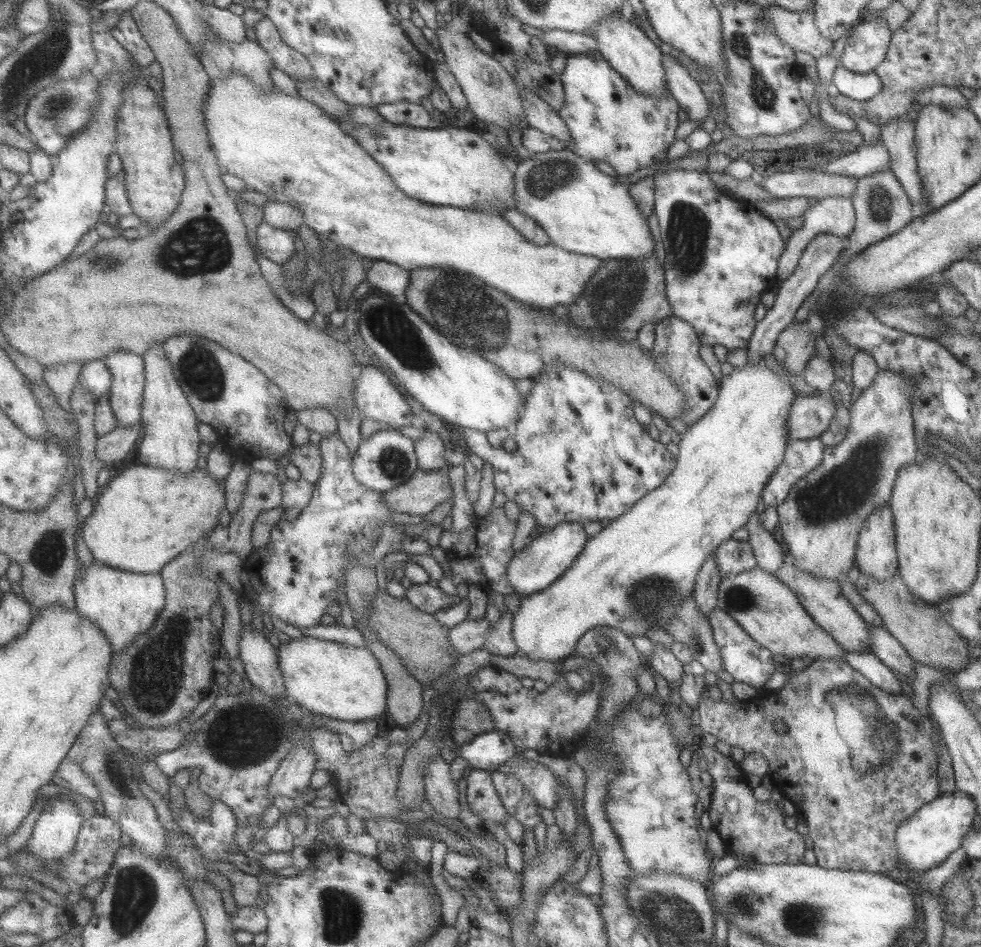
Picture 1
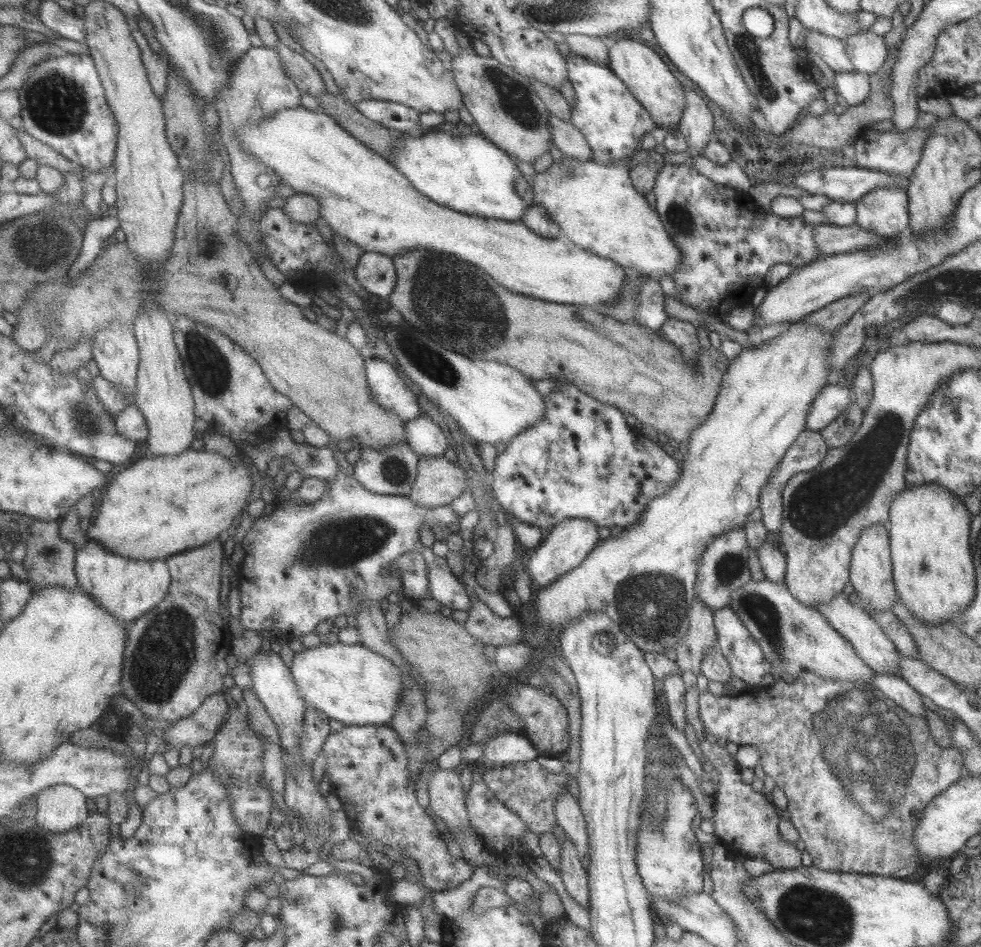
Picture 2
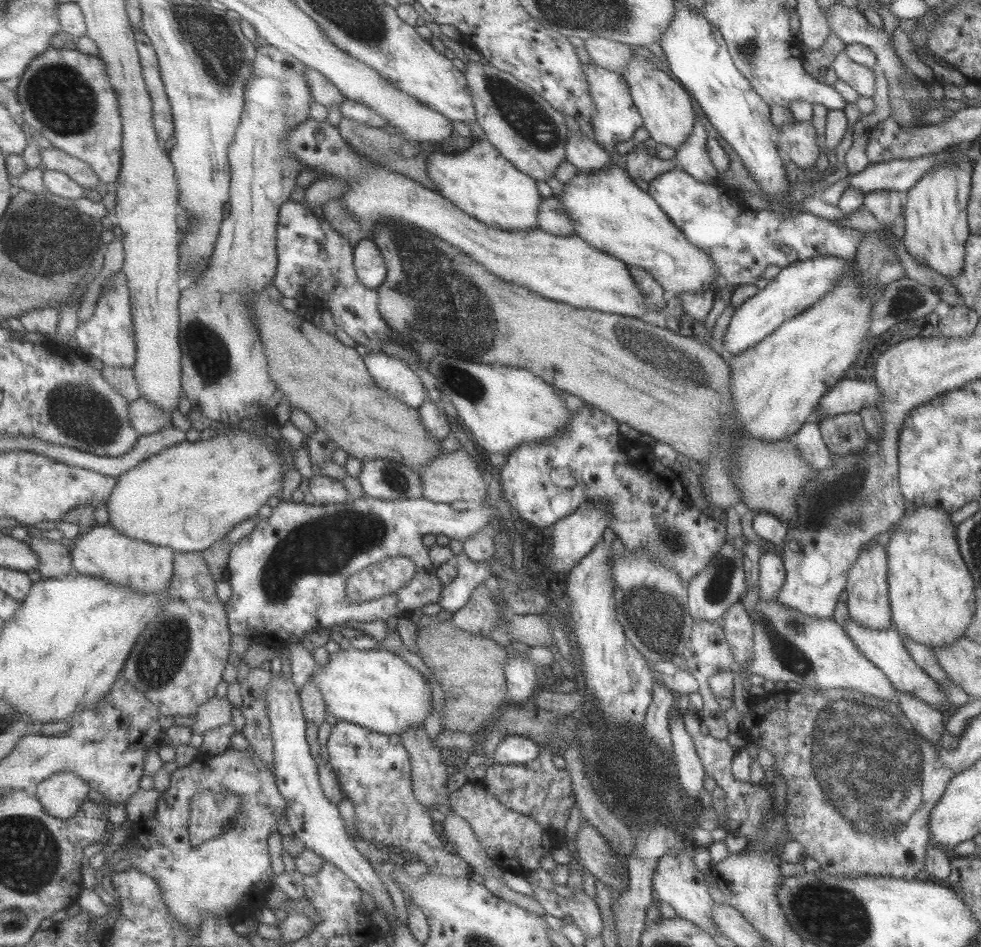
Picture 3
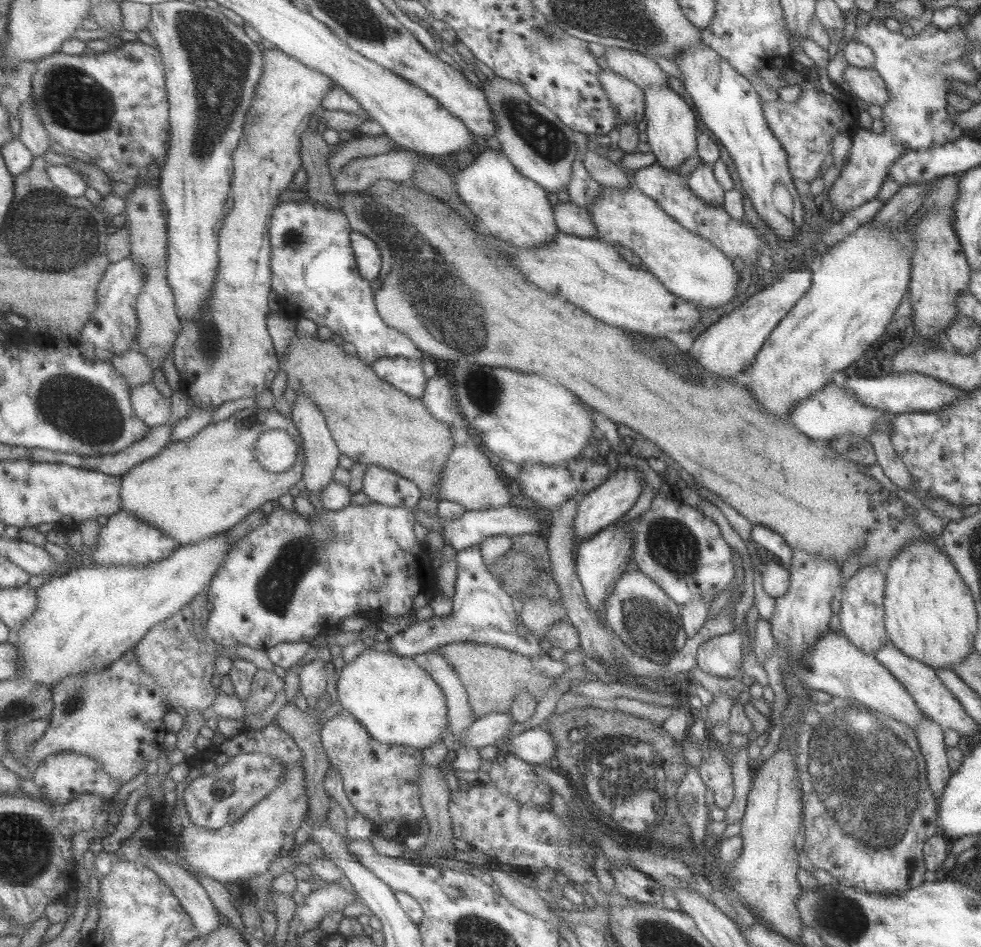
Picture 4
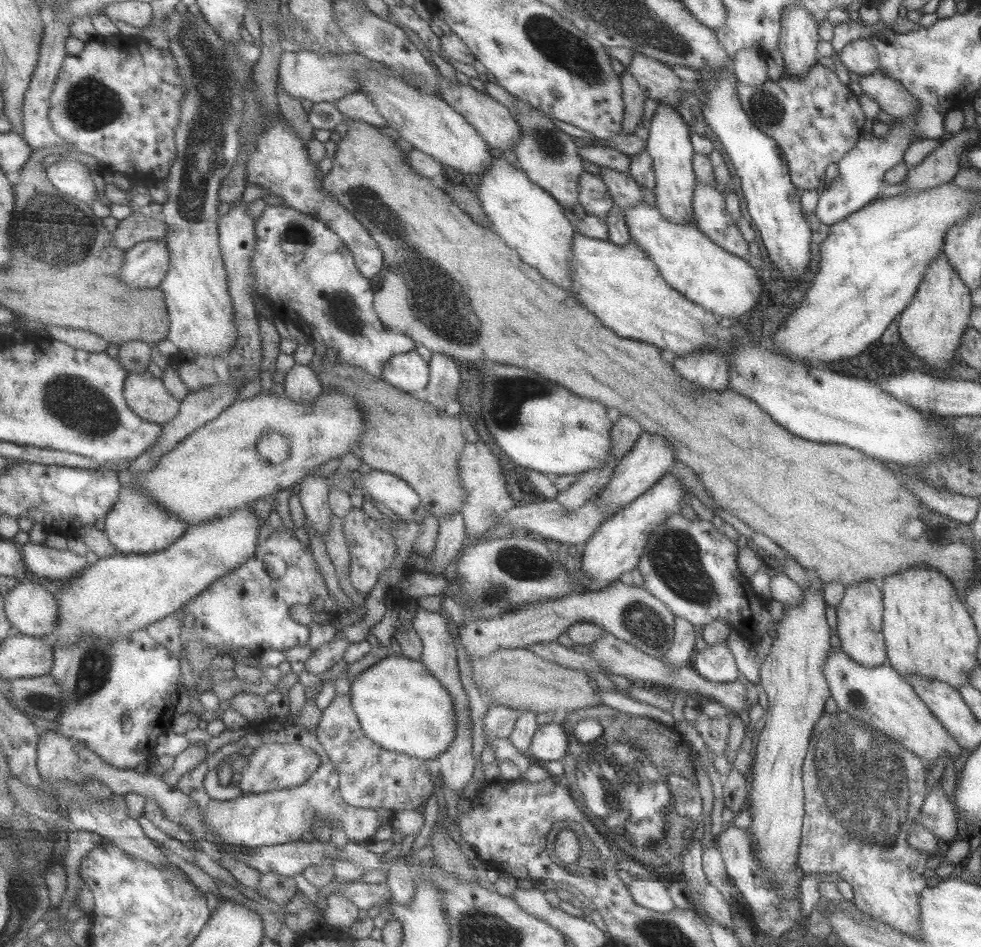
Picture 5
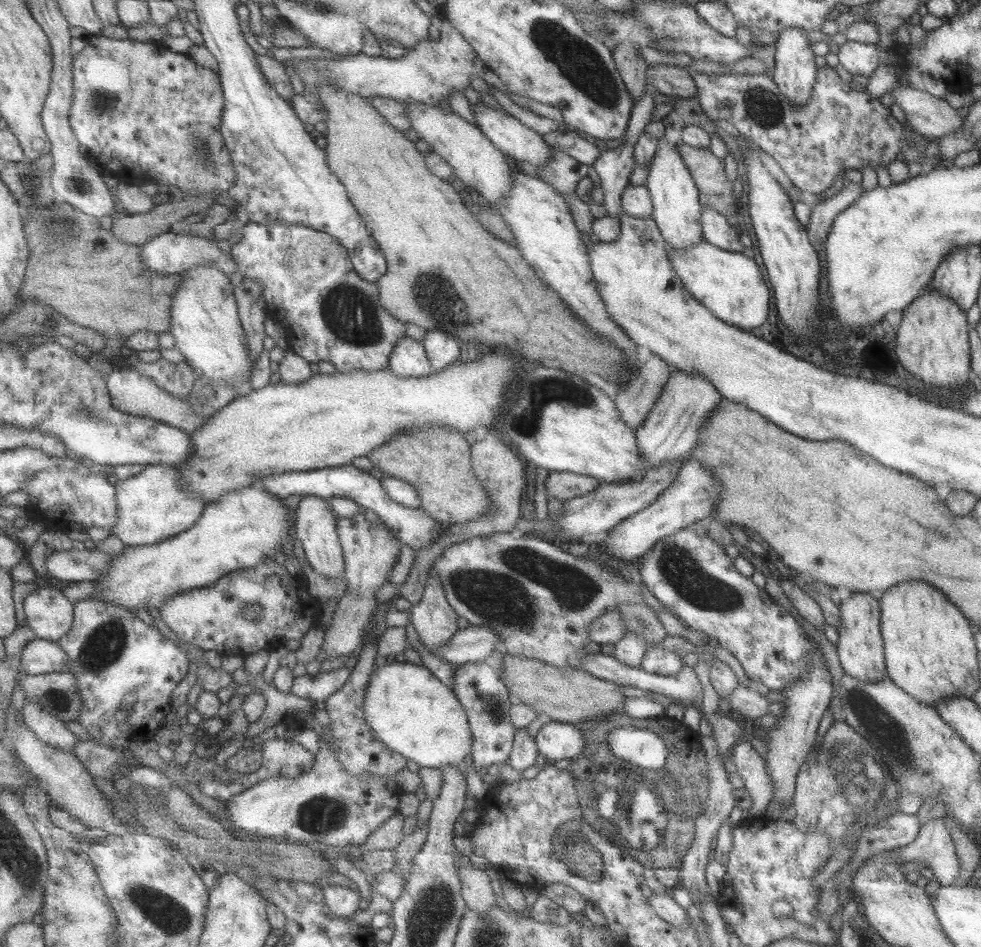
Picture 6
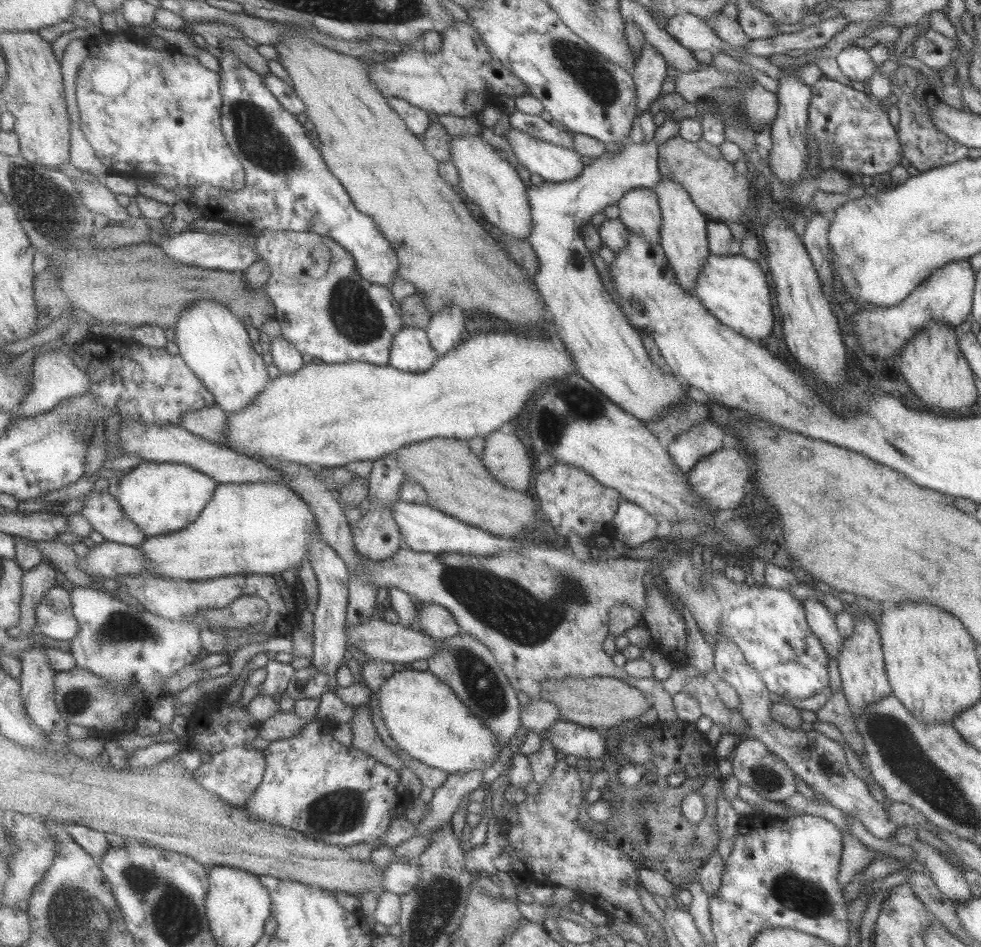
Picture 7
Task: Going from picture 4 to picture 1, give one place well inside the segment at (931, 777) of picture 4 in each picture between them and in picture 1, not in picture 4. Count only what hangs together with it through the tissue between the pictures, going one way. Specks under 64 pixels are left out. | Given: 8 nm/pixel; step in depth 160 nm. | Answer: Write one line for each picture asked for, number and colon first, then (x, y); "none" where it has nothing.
1: (866, 663)
2: (895, 688)
3: (929, 723)

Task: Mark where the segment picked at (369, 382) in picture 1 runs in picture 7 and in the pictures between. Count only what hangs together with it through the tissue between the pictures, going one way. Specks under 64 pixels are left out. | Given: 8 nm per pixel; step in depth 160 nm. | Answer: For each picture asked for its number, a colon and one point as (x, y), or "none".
2: (389, 388)
3: (396, 376)
4: (408, 375)
5: (410, 372)
6: (410, 360)
7: (412, 351)

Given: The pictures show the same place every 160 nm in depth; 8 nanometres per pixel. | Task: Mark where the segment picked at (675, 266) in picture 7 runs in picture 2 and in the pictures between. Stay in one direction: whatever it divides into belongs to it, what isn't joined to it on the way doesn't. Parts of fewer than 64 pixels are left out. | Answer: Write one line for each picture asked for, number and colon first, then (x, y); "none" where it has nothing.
2: (645, 74)
3: (665, 106)
4: (671, 132)
5: (668, 144)
6: (676, 210)

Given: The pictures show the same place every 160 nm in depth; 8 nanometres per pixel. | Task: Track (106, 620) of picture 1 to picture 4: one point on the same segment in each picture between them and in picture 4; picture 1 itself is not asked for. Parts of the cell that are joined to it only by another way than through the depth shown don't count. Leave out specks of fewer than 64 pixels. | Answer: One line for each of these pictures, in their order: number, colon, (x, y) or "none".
2: (129, 588)
3: (104, 552)
4: (125, 539)

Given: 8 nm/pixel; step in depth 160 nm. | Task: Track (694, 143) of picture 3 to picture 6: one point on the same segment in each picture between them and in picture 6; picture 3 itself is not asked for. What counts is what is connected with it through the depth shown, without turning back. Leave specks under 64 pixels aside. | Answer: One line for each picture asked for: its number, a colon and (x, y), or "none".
4: (702, 183)
5: (713, 220)
6: (716, 230)

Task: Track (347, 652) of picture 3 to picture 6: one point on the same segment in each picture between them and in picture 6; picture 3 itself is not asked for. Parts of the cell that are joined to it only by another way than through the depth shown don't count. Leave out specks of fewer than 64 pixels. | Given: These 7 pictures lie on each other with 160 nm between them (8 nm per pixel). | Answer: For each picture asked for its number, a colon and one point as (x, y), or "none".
4: (397, 700)
5: (402, 705)
6: (409, 709)

